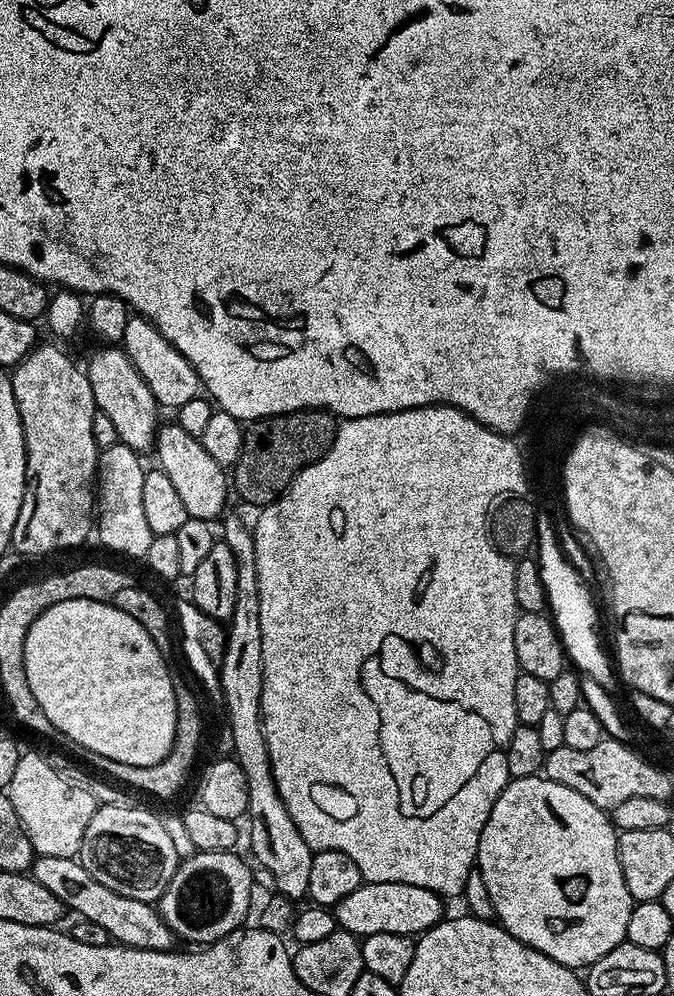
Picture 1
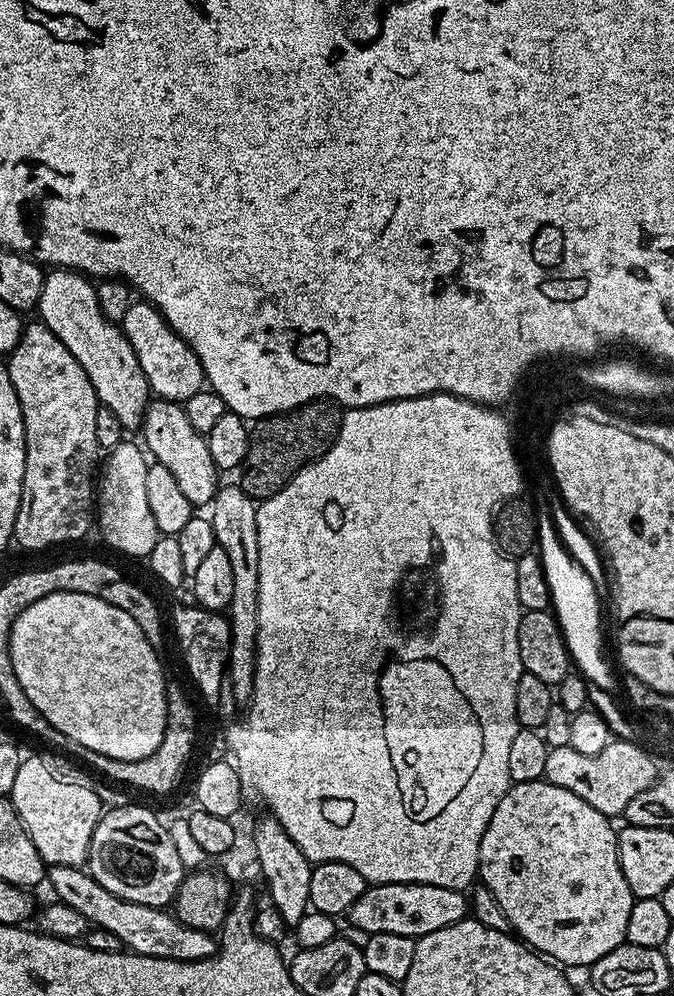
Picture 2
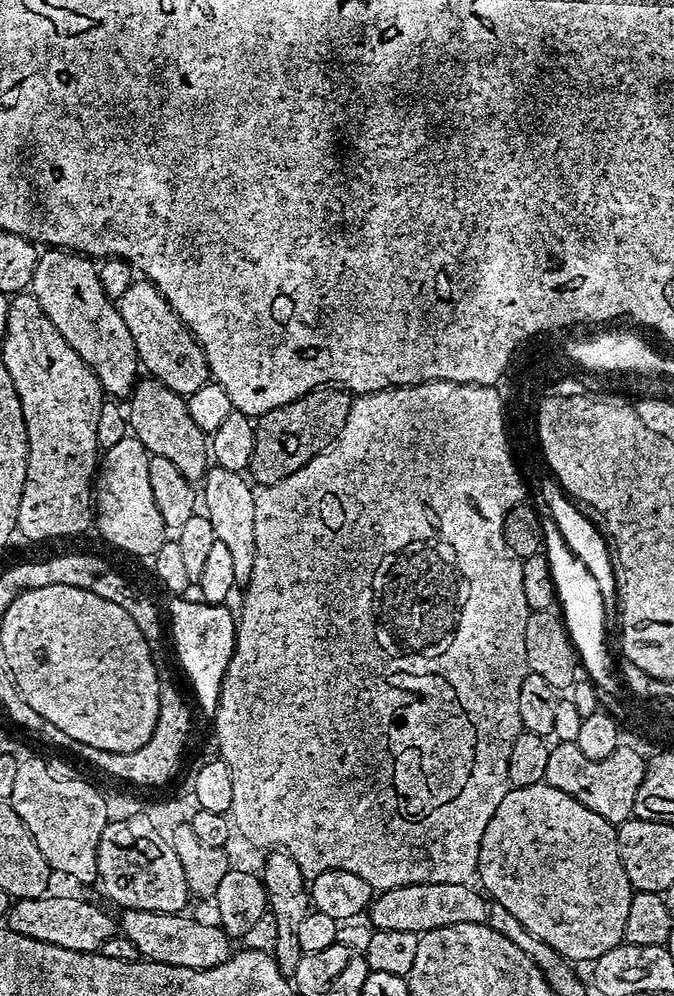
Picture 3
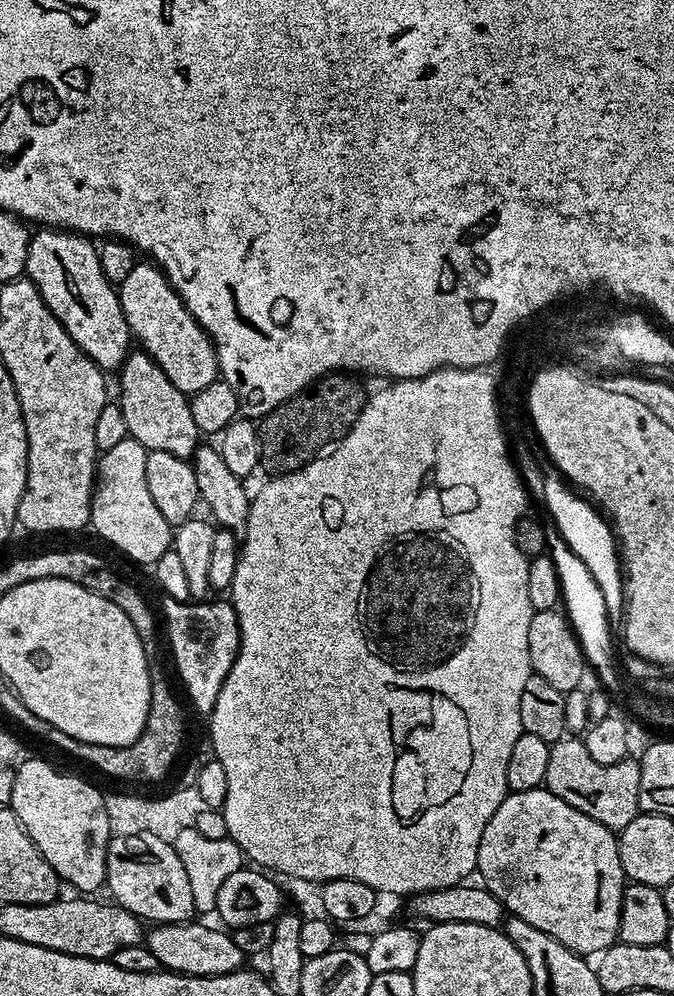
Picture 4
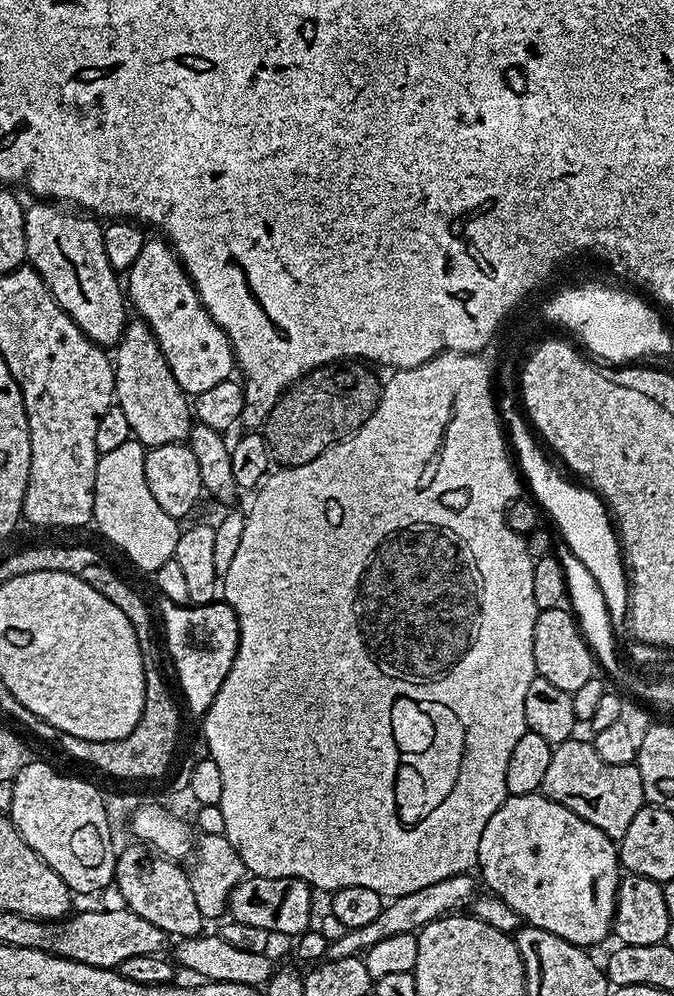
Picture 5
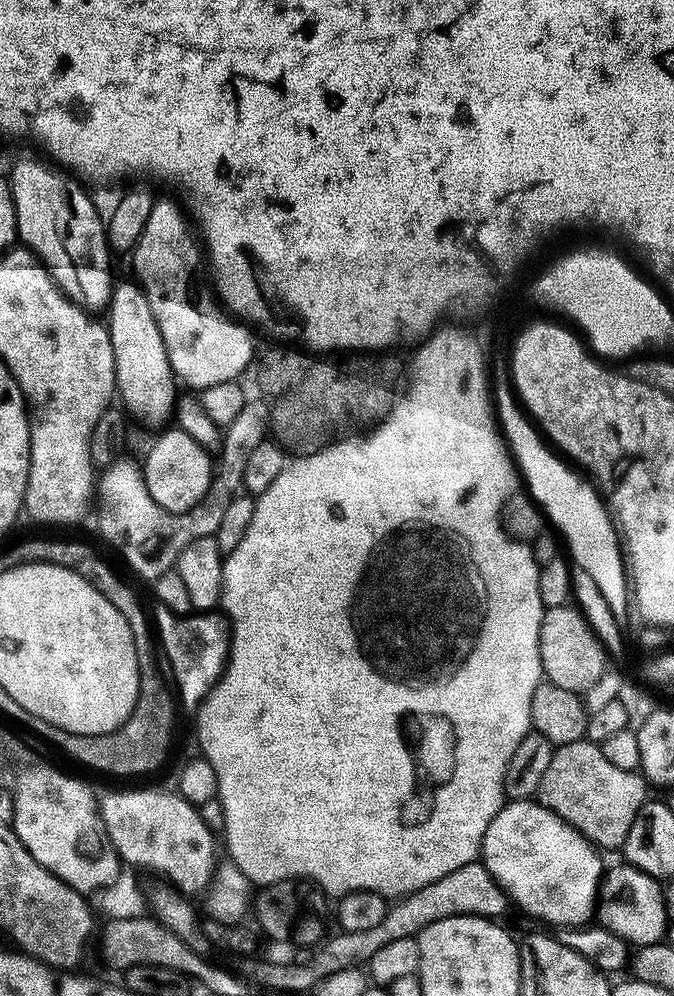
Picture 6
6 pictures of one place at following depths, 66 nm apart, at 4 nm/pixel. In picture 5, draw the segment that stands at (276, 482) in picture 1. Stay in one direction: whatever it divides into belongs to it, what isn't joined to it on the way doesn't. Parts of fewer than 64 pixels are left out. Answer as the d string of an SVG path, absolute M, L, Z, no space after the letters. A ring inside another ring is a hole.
M337 362L323 364L321 368L315 368L307 376L297 380L270 410L269 418L262 427L262 435L268 444L271 459L275 463L277 460L277 465L293 468L306 462L314 462L314 458L321 456L326 449L344 443L368 421L370 414L374 414L382 391L380 380L372 384L375 377L377 373L367 363Z

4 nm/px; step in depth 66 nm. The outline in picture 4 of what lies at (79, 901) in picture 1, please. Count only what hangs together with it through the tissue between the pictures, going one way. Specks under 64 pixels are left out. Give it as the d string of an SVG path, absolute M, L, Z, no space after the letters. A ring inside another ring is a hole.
M157 924L146 932L146 946L154 954L157 965L169 972L181 972L183 976L221 976L231 972L239 972L245 967L246 955L235 945L231 935L223 927L211 928L208 924Z

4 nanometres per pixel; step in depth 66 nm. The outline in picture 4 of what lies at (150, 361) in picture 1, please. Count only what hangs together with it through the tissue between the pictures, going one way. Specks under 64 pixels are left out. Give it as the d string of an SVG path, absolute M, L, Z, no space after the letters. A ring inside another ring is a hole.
M137 262L130 275L118 285L122 314L126 314L128 329L132 331L133 341L162 368L162 374L178 386L185 394L206 390L218 378L220 367L216 361L216 348L204 333L204 327L184 308L182 298L170 286L162 269L151 262Z

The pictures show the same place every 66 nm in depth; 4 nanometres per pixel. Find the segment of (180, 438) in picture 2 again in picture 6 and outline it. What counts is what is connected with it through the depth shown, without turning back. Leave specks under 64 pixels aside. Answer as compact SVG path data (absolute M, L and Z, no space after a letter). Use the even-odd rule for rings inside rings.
M135 282L117 283L112 289L112 301L106 309L107 316L106 327L110 346L114 350L116 390L118 400L121 400L119 403L129 413L132 411L146 427L163 429L174 416L178 399L178 381L172 375L170 358L166 354L158 322L154 322L154 314L140 285Z

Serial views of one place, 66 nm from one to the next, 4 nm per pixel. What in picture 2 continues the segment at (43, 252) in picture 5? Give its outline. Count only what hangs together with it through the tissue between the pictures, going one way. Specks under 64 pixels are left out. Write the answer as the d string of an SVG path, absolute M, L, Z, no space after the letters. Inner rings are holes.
M52 268L44 278L39 319L60 339L62 346L78 358L78 366L86 370L86 378L90 378L100 406L108 408L124 430L139 429L150 407L146 374L142 374L142 366L138 366L138 354L134 354L134 346L124 337L124 329L102 314L96 290L97 285L83 272Z

